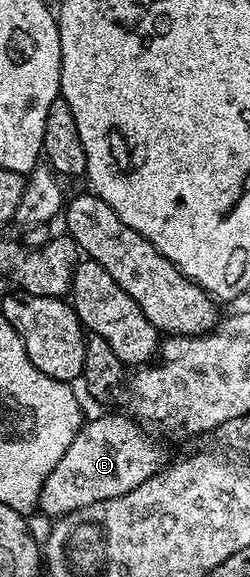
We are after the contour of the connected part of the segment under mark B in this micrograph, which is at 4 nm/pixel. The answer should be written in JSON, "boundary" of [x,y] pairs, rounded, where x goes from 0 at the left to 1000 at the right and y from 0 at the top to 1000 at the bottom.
{"boundary":[[[432,714],[324,733],[296,766],[264,773],[248,794],[232,794],[232,804],[176,832],[156,886],[176,886],[192,898],[256,894],[328,877],[504,856],[640,816],[660,802],[652,773],[620,769],[524,719],[492,719]]]}

